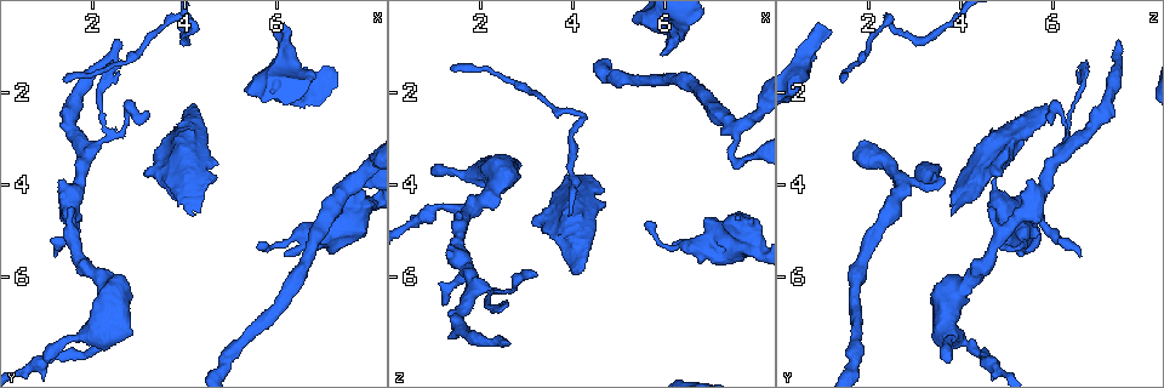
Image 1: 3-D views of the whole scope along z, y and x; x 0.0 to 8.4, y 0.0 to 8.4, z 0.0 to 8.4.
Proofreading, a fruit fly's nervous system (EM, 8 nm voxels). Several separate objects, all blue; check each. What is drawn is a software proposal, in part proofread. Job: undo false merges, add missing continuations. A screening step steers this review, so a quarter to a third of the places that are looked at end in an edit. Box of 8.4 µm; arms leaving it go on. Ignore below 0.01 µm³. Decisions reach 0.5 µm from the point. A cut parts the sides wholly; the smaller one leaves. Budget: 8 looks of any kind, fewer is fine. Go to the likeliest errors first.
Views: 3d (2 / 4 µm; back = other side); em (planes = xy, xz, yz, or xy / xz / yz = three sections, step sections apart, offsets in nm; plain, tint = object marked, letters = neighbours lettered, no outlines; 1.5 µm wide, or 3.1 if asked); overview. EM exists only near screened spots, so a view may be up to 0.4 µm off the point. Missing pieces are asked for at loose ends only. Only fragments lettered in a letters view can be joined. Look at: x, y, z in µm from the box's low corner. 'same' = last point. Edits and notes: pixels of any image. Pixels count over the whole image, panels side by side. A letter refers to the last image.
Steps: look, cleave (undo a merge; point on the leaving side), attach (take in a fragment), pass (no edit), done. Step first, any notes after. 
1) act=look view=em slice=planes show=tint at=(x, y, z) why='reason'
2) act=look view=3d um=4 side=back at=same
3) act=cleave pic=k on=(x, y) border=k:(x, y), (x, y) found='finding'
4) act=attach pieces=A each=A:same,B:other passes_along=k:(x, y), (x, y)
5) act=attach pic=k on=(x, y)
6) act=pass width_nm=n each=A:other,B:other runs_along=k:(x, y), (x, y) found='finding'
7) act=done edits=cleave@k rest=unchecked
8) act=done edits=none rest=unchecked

act=look view=em slice=planes show=tint at=(6.00, 0.65, 1.15) why='free end'

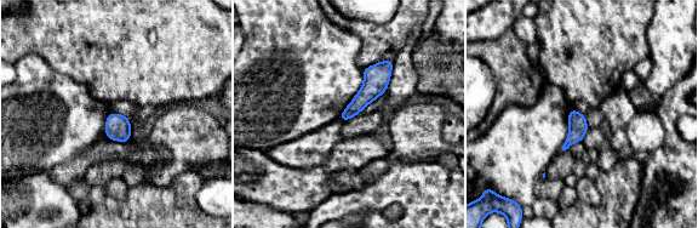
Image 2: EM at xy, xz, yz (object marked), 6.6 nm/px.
act=look view=em slice=planes show=letters at=same why='see the neighbours'

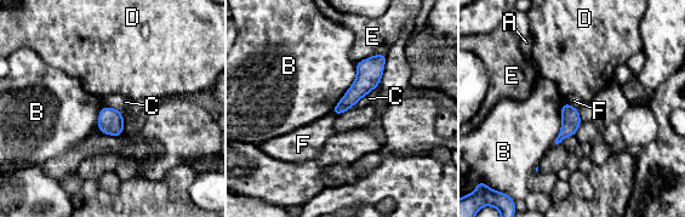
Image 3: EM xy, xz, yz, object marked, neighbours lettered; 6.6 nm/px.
act=pass longest_contact=B:360nm each=A:other,B:other,C:other,D:other,E:other,F:other border=3:(103, 106), (119, 110) found='none of them fits'

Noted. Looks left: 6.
act=look view=em slice=xz step=4 show=letters at=(1.40, 1.80, 1.45) why='tapers out'

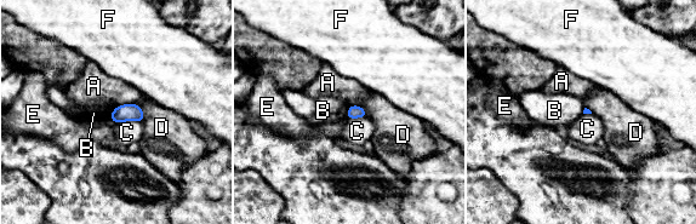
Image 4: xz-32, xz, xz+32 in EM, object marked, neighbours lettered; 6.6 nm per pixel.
act=look view=em slice=planes show=letters at=same

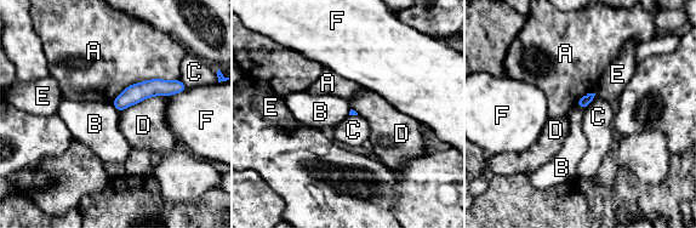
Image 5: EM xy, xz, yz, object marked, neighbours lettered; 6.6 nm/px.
act=pass each=A:other,B:other,C:other,D:other,E:other,F:other runs_along=5:(182, 87), (149, 87), (117, 103) found='no lettered fragment goes on from it'

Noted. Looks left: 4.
act=look view=3d um=2 at=(6.25, 5.55, 5.30) why='stops while still wide'

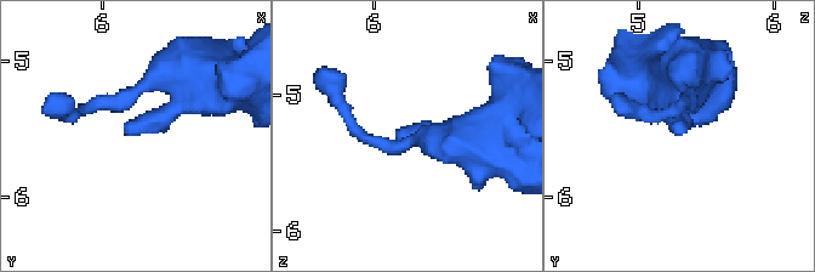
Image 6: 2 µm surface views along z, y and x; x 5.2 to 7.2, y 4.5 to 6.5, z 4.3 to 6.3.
act=look view=em slice=yz step=4 show=letters at=(6.26, 5.52, 5.24) why='now the EM'

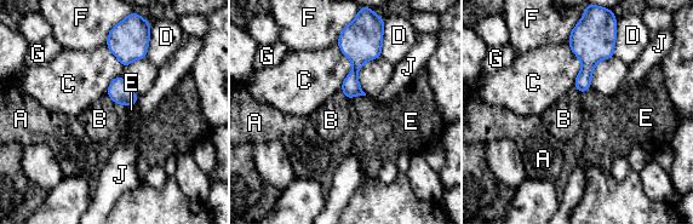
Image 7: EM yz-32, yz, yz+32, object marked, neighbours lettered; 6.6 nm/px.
act=pass each=A:other,B:other,C:other,D:other,E:other,F:other,G:other,J:other border=7:(341, 88), (349, 101) found='no lettered fragment goes on from it'

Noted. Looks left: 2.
act=done edits=none rest=unchecked

